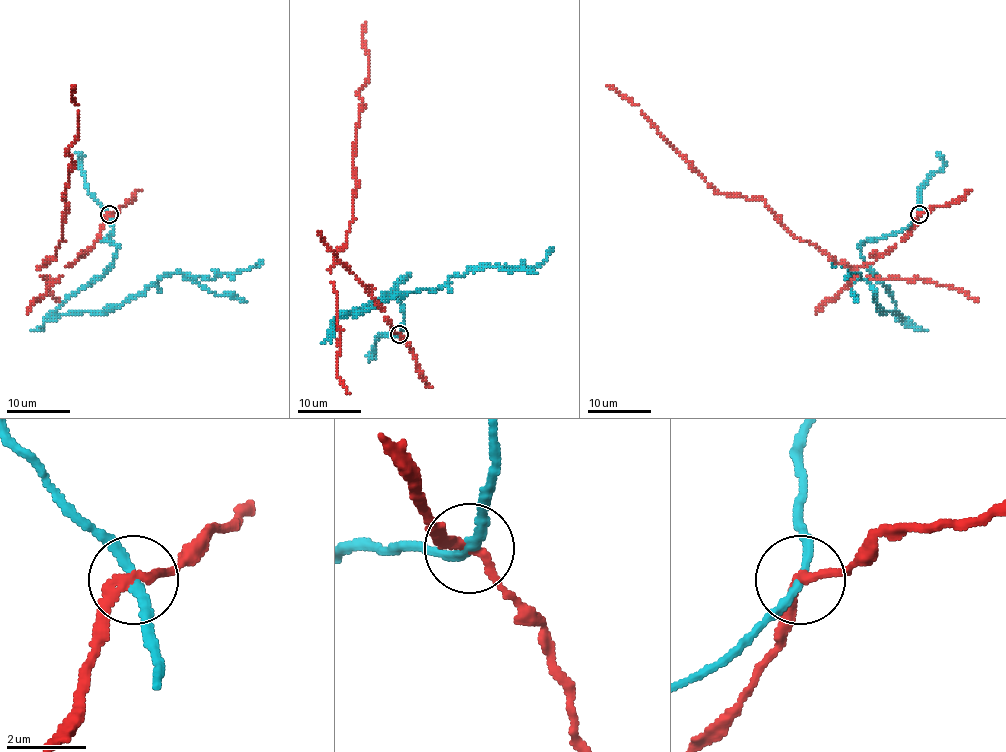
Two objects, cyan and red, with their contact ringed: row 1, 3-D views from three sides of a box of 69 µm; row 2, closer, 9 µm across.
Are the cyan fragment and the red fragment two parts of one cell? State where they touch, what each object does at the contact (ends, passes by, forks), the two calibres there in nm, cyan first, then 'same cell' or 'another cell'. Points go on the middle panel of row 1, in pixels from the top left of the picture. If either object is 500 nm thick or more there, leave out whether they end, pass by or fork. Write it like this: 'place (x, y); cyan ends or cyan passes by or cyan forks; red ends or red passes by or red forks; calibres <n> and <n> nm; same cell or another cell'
place (399, 334); cyan passes by; red passes by; calibres 220 and 200 nm; another cell

